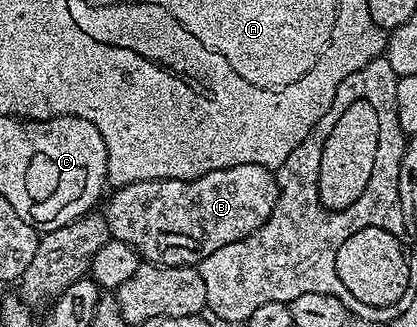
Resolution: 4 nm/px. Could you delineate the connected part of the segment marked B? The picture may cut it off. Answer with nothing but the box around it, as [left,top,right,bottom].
[105,163,279,266]

